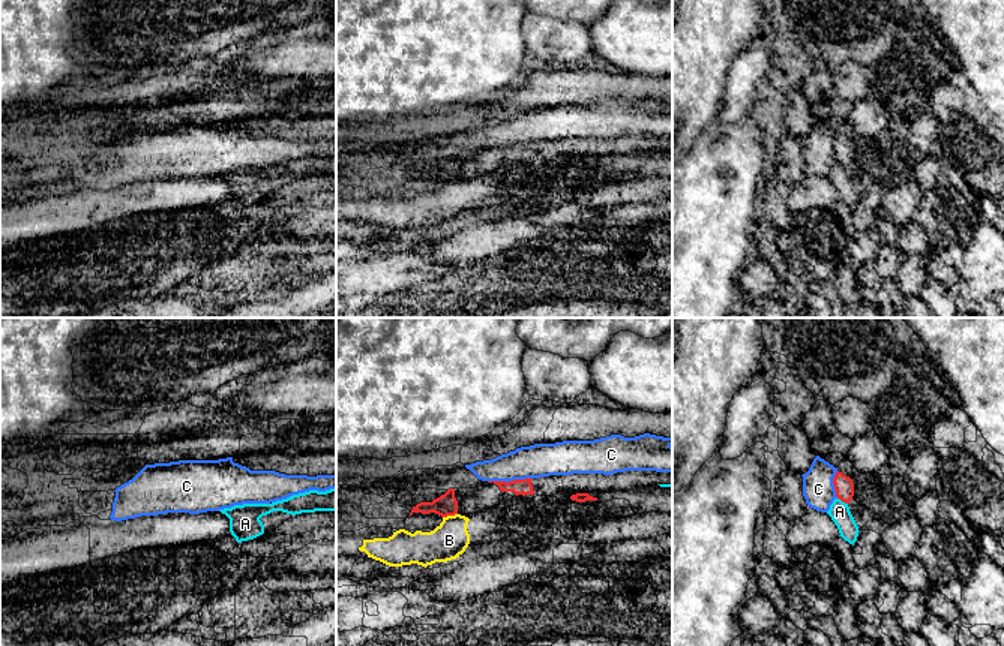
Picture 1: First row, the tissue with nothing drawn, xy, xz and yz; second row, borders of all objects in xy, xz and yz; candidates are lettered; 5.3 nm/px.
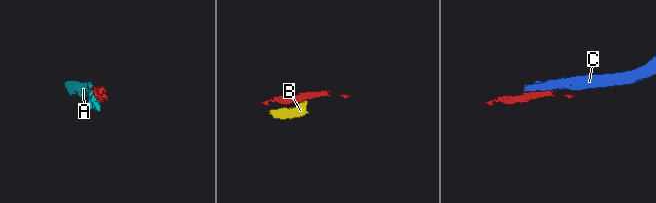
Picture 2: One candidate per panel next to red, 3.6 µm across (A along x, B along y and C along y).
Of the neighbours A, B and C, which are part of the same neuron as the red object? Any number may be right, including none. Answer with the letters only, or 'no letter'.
no letter

